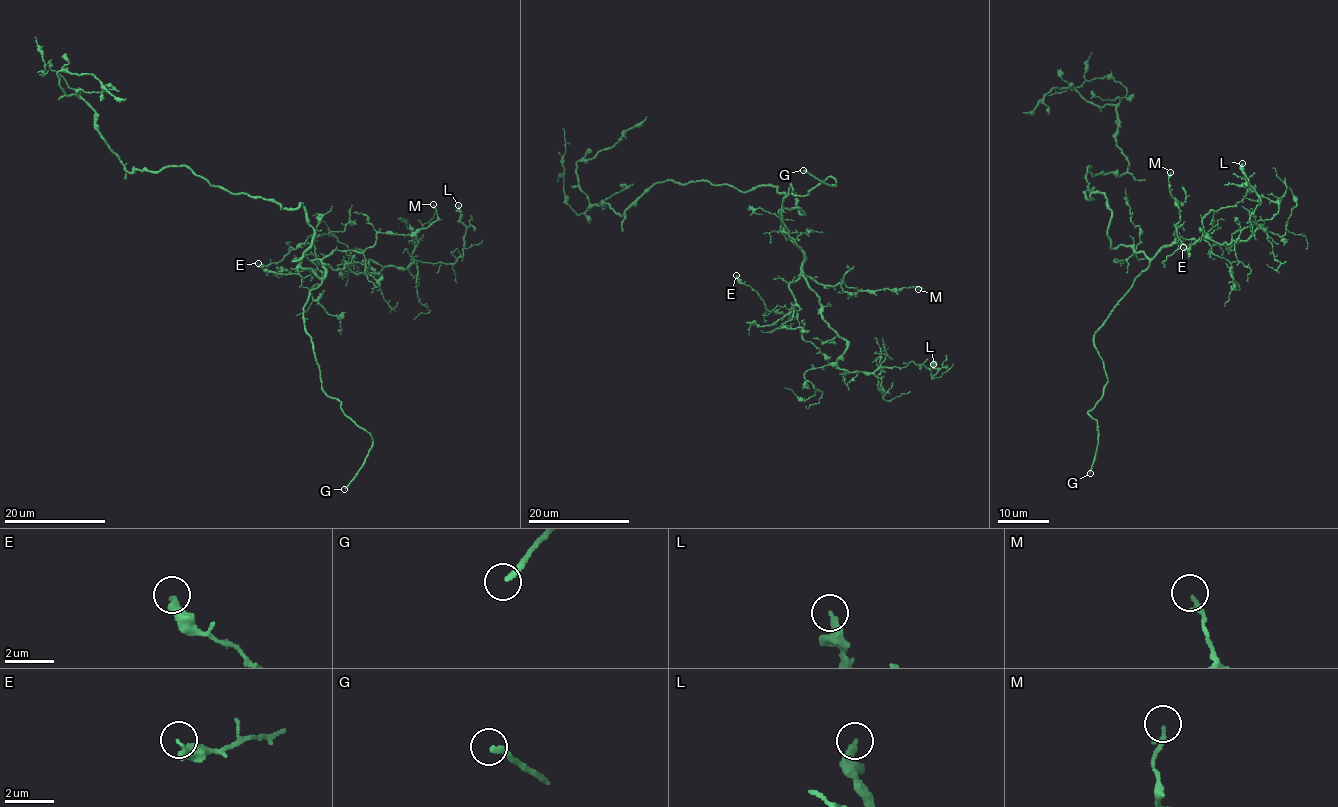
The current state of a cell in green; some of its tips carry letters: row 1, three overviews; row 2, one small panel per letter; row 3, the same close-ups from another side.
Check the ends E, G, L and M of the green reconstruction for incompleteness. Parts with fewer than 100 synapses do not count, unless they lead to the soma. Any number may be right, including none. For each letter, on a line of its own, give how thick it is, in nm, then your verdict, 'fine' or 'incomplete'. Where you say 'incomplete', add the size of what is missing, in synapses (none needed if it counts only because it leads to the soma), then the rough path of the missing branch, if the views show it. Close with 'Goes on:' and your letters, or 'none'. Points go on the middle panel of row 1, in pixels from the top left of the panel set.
E: 320 nm | fine
G: 200 nm | incomplete | (803, 170), (812, 131), (823, 119), (922, 60), (942, 42), (952, 12), (963, 12), (961, 9)
L: 280 nm | fine
M: 190 nm | fine
Goes on: G

